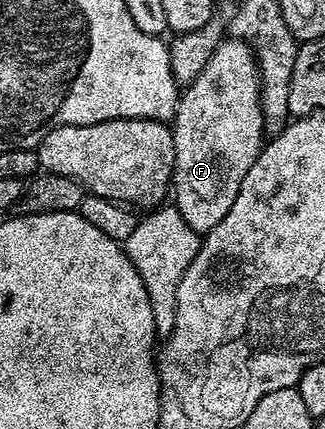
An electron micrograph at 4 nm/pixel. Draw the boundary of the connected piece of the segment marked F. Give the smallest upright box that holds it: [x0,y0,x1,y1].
[170,37,266,233]

